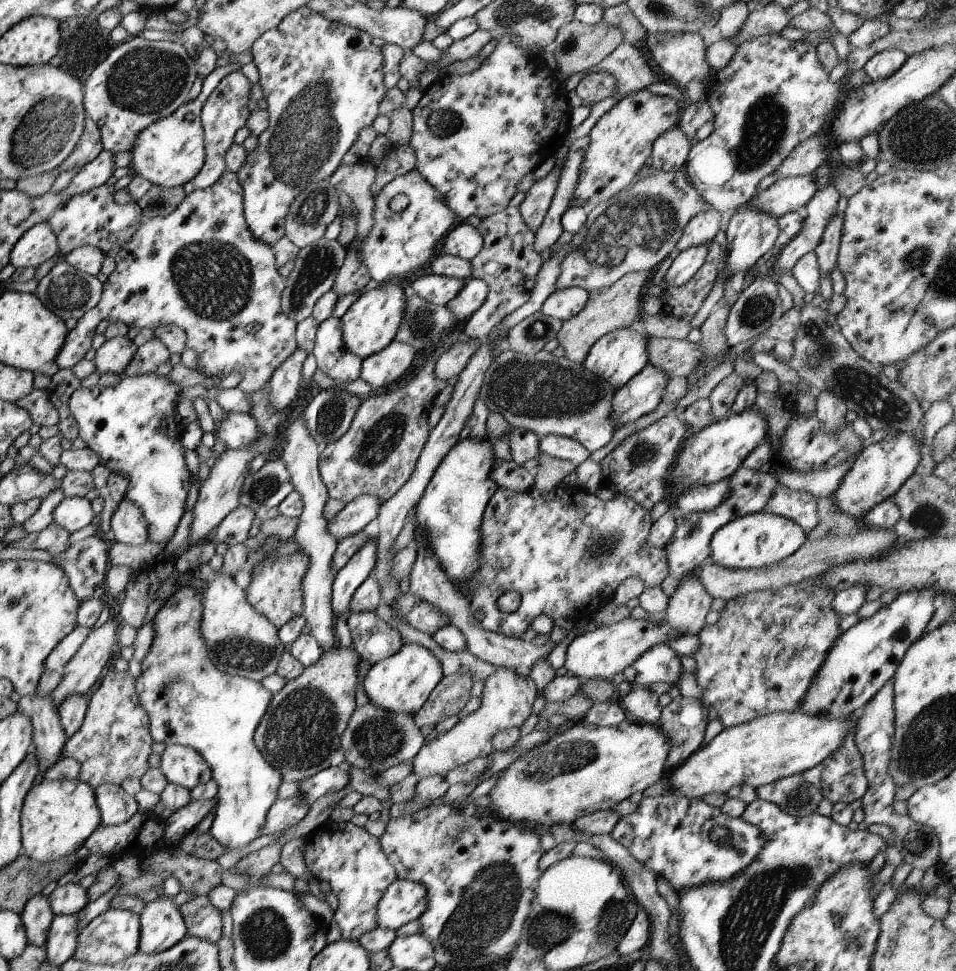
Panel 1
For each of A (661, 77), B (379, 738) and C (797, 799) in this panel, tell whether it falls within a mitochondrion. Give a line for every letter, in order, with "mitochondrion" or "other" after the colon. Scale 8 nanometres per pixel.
A: other
B: mitochondrion
C: mitochondrion

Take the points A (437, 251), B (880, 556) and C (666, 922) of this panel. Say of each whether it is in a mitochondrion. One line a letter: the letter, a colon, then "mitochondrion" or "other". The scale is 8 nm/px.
A: other
B: other
C: other

